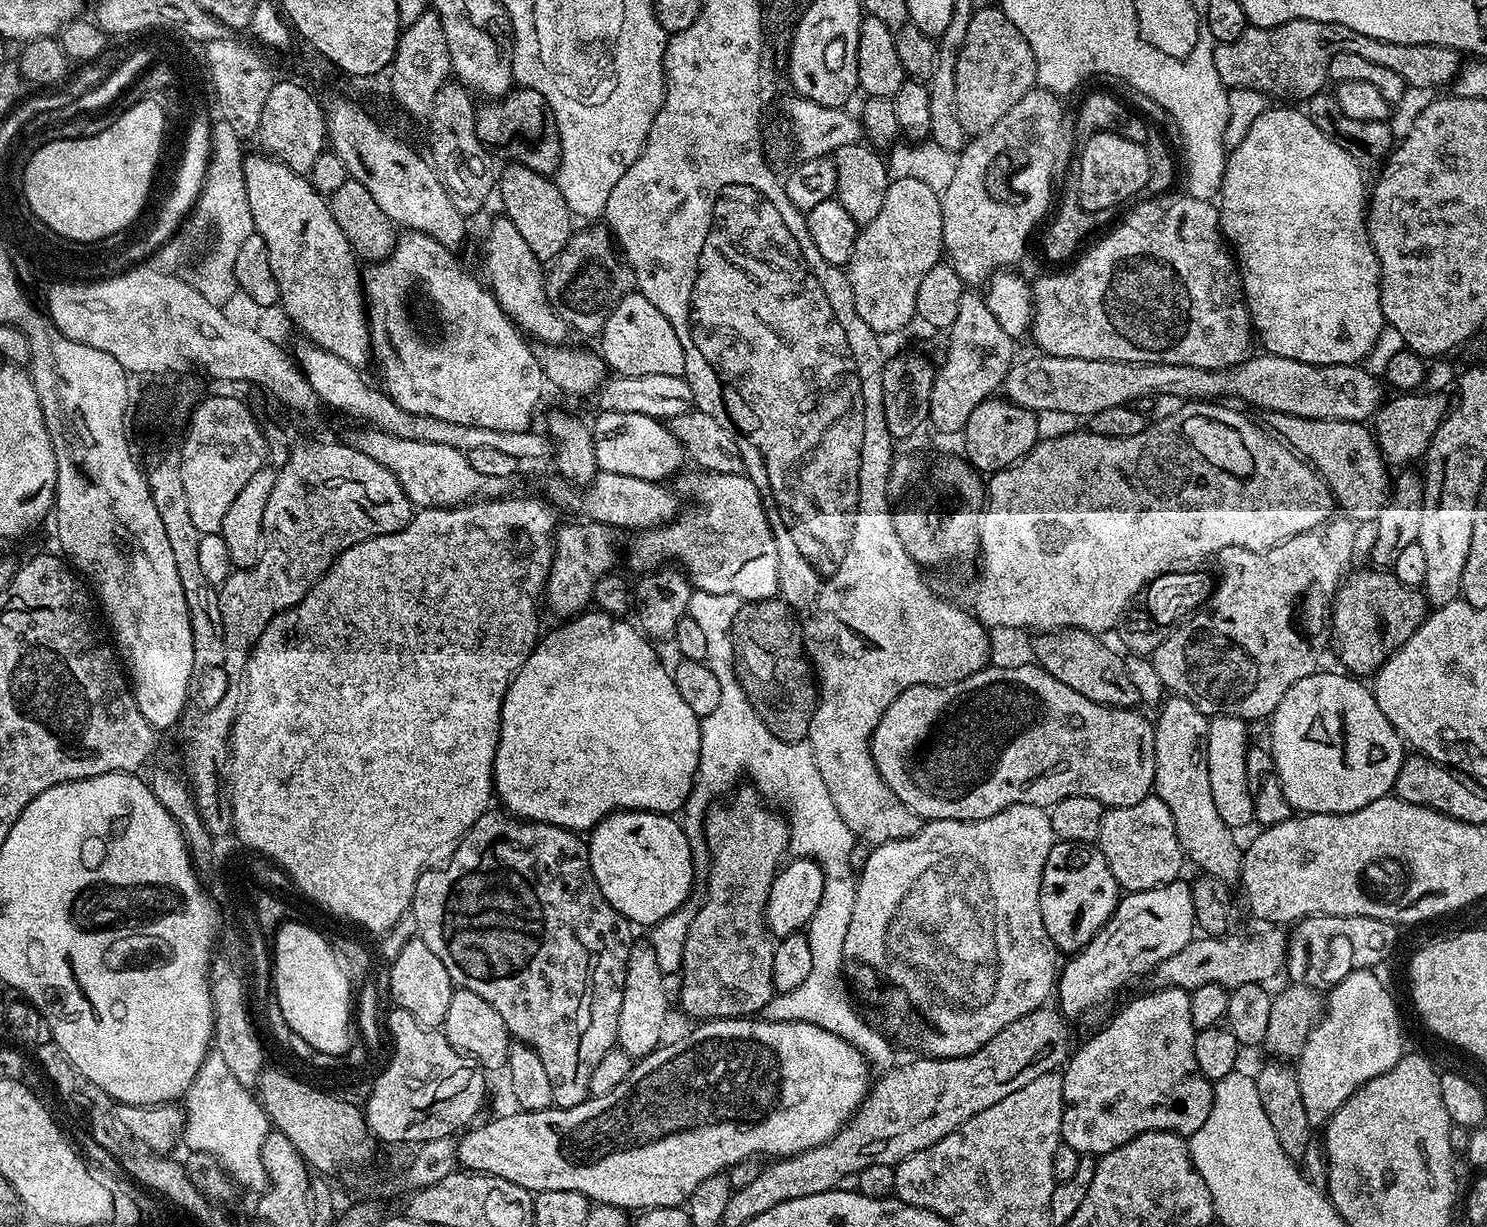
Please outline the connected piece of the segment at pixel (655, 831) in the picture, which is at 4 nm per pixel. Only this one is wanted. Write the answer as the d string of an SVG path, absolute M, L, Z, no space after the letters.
M617 810L604 817L587 837L588 861L602 894L633 925L653 926L689 899L684 874L684 836L672 819L671 815L647 810Z

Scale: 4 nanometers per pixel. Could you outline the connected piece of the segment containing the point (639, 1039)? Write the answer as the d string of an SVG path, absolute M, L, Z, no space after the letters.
M646 954L641 960L629 959L628 975L622 980L624 997L621 998L620 1004L618 1003L614 1031L618 1047L633 1062L647 1058L665 1039L664 1023L668 1020L668 996L664 993L664 981L666 976L660 971L652 954Z

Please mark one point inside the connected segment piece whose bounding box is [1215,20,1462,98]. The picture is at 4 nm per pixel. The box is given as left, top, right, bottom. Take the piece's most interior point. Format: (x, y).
(1291, 59)

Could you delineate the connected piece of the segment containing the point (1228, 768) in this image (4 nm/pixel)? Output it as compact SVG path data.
M1214 716L1208 721L1206 762L1210 774L1210 795L1222 822L1233 830L1240 830L1243 824L1251 825L1254 820L1254 793L1248 785L1248 728L1249 725L1236 716Z

